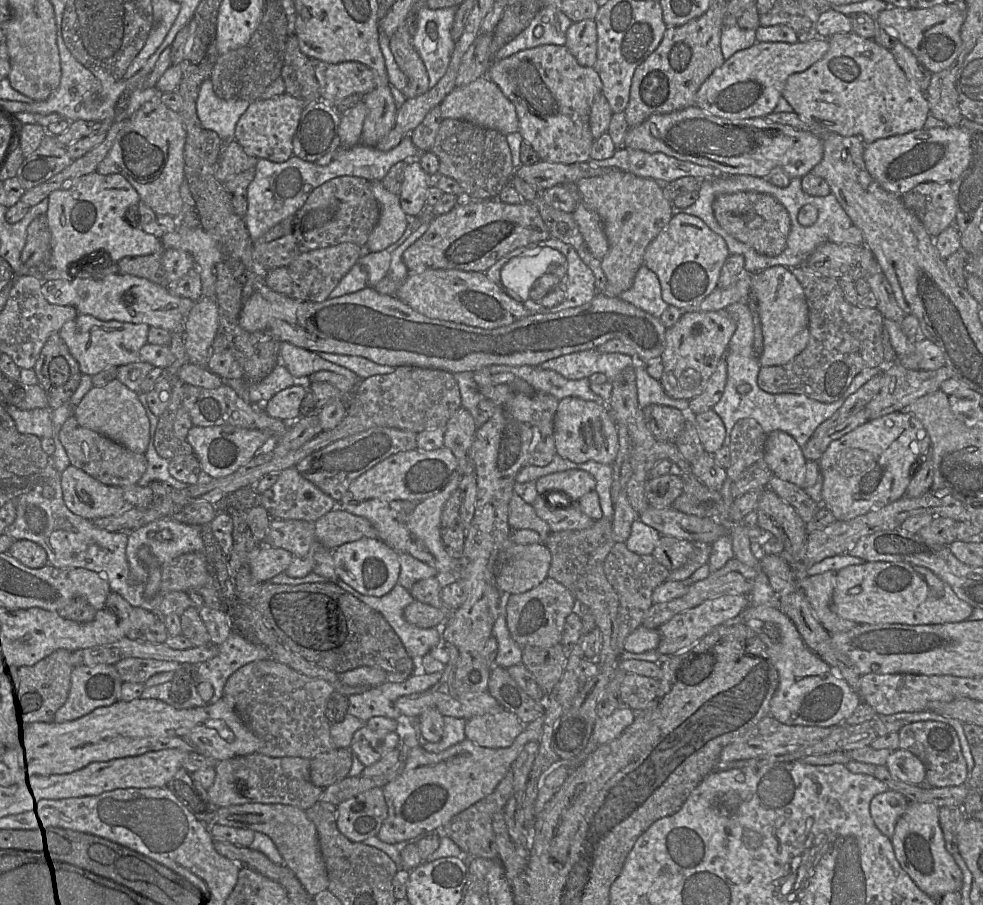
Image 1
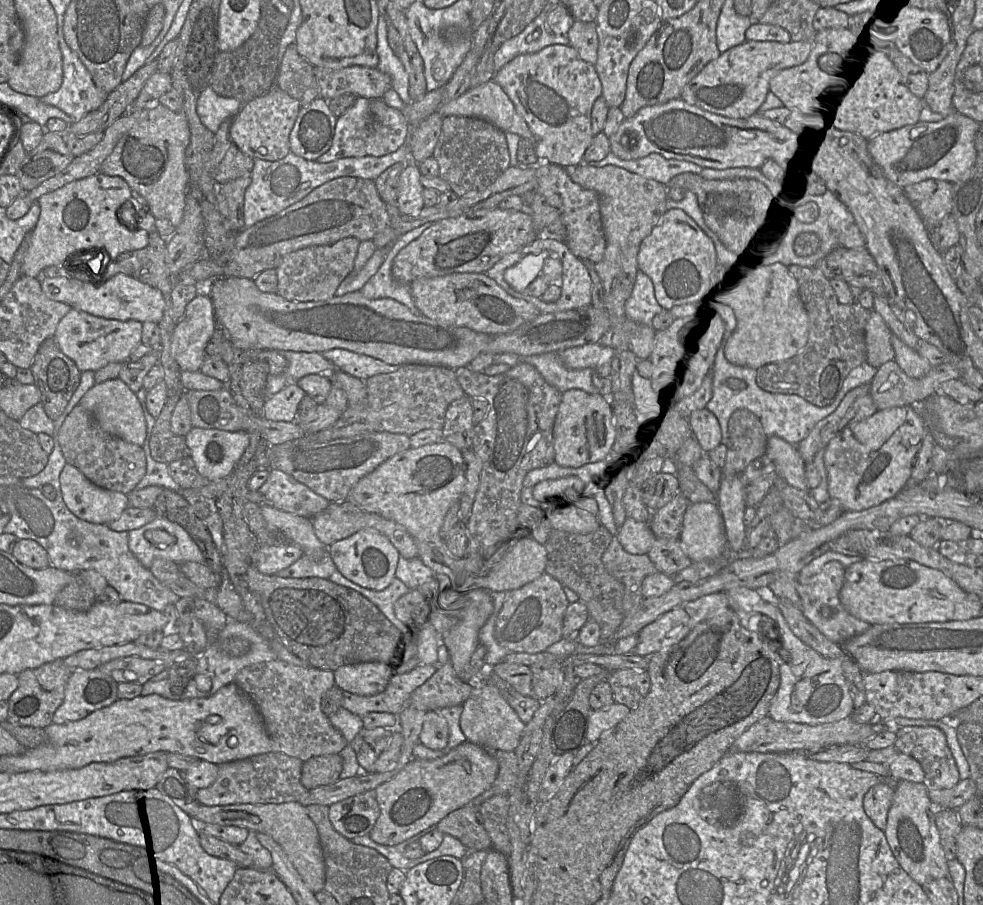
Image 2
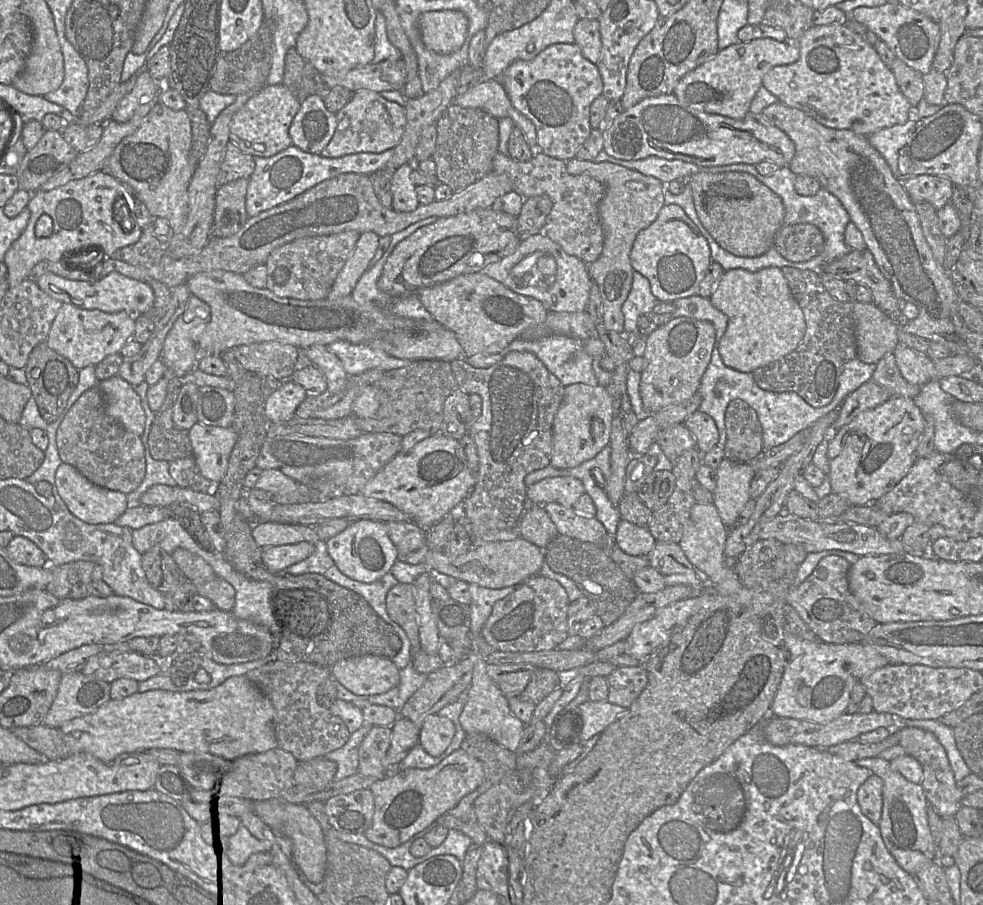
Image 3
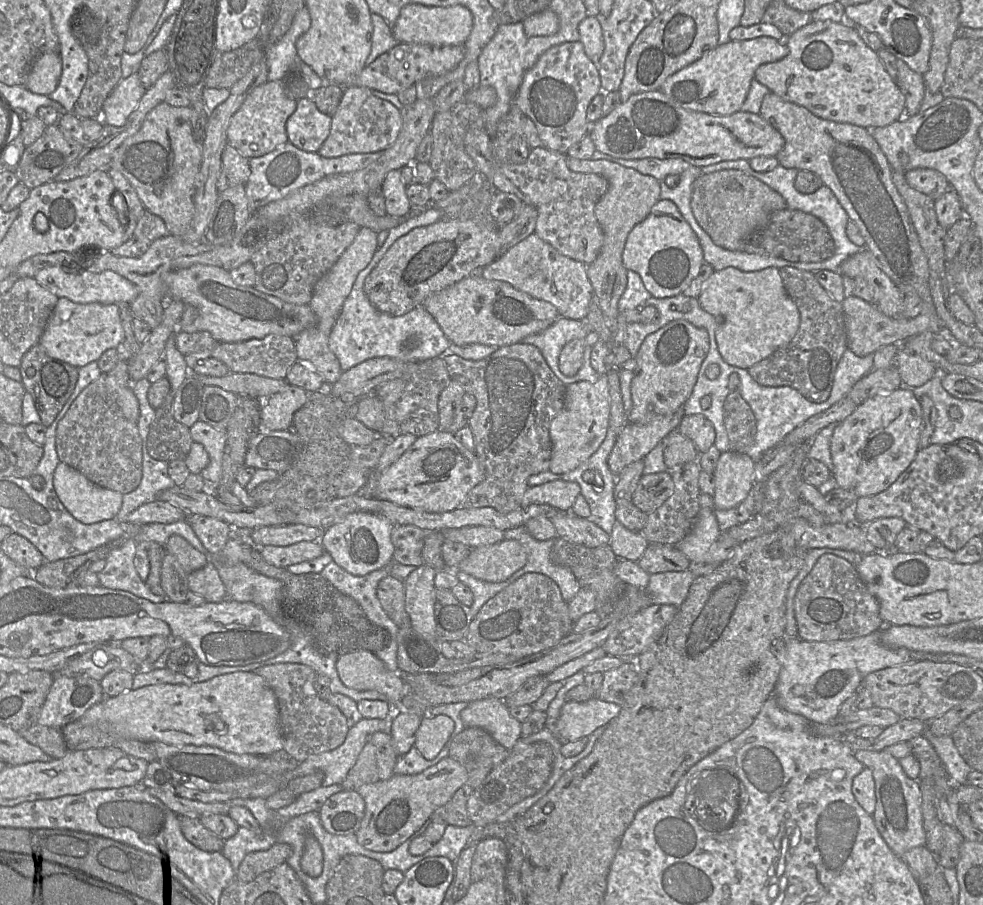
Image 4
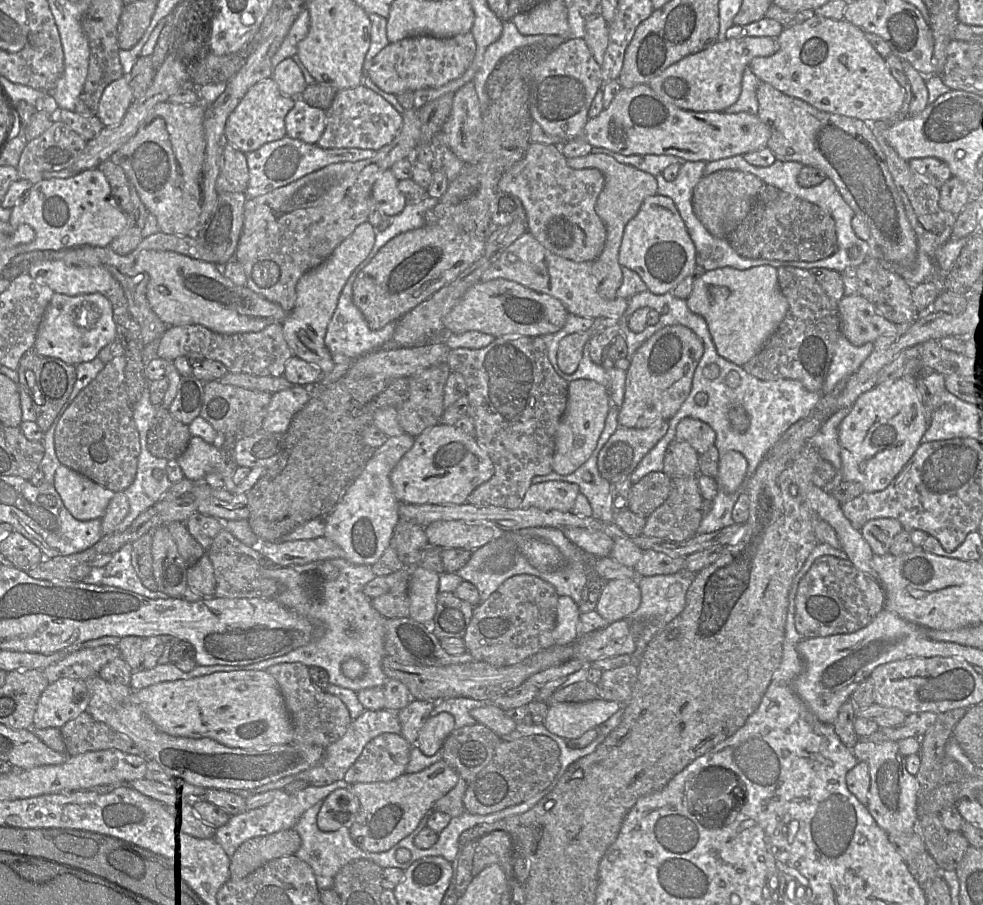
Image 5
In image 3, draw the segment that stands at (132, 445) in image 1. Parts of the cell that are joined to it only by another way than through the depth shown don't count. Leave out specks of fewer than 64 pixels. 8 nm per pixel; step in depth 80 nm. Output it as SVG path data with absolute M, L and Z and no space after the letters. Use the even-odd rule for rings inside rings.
M119 375L102 380L97 386L103 395L106 413L126 430L141 437L146 415L134 387Z

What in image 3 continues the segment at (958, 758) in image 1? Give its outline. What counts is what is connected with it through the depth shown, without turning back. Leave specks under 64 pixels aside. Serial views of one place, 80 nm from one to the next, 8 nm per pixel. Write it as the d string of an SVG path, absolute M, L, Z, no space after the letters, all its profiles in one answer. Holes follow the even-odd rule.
M917 727L898 729L897 736L898 745L902 746L906 754L914 757L922 766L923 778L920 785L928 804L942 819L954 817L962 806L962 795L957 787L944 747L932 732Z

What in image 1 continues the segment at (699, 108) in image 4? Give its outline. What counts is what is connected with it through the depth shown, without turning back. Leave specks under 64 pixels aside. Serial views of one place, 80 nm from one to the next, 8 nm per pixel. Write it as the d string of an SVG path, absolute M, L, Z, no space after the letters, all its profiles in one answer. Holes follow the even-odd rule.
M817 37L807 42L757 42L736 52L713 71L701 85L695 105L729 120L765 117L774 112L788 77L803 72L819 61L829 50L828 39Z

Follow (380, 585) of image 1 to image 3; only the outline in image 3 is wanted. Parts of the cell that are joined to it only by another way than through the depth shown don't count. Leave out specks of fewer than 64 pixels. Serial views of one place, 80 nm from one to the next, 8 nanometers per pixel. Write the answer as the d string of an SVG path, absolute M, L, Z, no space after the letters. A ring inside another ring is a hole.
M363 519L352 522L325 543L329 556L341 573L363 583L380 579L397 560L397 549L388 537L385 522L381 521Z

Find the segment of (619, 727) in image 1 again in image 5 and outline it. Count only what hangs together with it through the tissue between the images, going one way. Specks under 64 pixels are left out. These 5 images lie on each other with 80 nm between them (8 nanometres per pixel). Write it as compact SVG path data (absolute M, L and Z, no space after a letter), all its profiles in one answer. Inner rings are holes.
M601 698L588 702L561 702L549 705L543 724L551 733L567 741L598 728L621 707L616 701Z

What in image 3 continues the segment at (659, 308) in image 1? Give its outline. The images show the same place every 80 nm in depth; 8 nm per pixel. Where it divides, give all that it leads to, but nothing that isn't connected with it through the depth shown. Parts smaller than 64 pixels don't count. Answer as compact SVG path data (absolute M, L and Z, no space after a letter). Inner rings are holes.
M633 272L633 281L631 290L627 296L627 299L622 305L622 312L624 316L624 335L633 347L634 355L641 356L645 348L646 336L649 335L653 330L648 333L648 330L640 330L638 328L638 318L642 315L652 314L653 308L660 301L652 294L649 280L644 277L641 273ZM629 335L640 335L641 338L638 340L632 340Z

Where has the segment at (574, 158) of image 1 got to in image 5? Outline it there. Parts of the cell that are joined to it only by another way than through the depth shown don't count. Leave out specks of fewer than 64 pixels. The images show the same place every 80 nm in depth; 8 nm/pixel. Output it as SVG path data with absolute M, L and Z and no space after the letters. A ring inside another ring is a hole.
M583 38L567 39L553 49L534 70L529 90L529 110L533 120L548 135L567 142L581 136L589 120L592 101L602 90L601 66Z

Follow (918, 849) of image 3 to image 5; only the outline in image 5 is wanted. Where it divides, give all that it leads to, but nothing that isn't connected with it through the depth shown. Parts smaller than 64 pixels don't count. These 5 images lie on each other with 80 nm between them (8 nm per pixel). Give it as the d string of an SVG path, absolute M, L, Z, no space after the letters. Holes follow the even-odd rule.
M859 740L852 748L852 753L869 766L870 788L866 807L876 823L887 835L904 835L917 830L919 782L906 770L905 757L900 753L898 743Z

